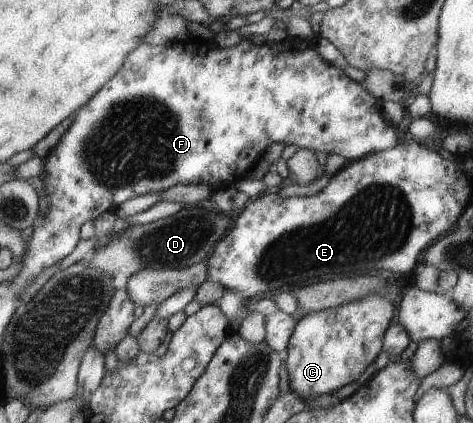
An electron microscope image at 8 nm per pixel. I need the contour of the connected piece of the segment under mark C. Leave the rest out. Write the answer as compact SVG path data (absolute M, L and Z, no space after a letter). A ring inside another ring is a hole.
M370 294L335 308L310 312L300 319L284 357L289 391L307 401L319 395L333 394L352 381L358 382L384 349L384 331L388 330L392 315L394 305L388 299L380 294Z

